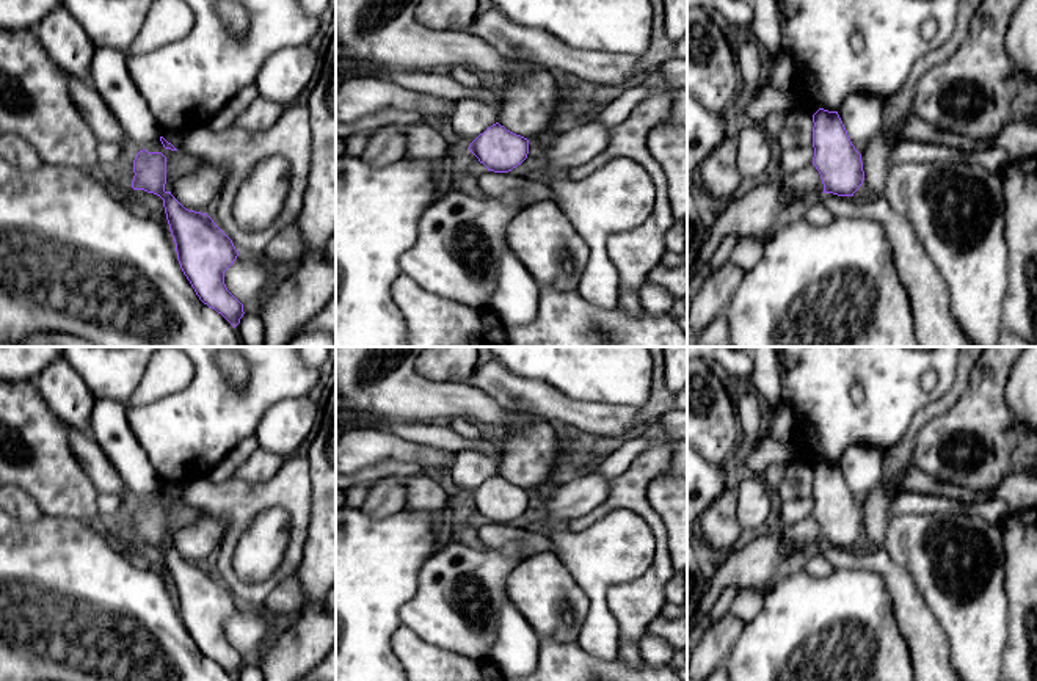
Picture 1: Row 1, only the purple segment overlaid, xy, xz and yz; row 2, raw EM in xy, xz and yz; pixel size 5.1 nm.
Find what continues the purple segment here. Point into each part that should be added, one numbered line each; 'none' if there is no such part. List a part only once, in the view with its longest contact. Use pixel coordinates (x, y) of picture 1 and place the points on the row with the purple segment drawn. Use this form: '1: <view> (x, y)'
none

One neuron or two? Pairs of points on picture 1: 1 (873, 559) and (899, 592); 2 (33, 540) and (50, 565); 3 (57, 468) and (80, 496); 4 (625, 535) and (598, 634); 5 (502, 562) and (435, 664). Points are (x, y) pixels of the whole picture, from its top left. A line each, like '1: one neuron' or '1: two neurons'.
1: one neuron
2: one neuron
3: one neuron
4: one neuron
5: two neurons

